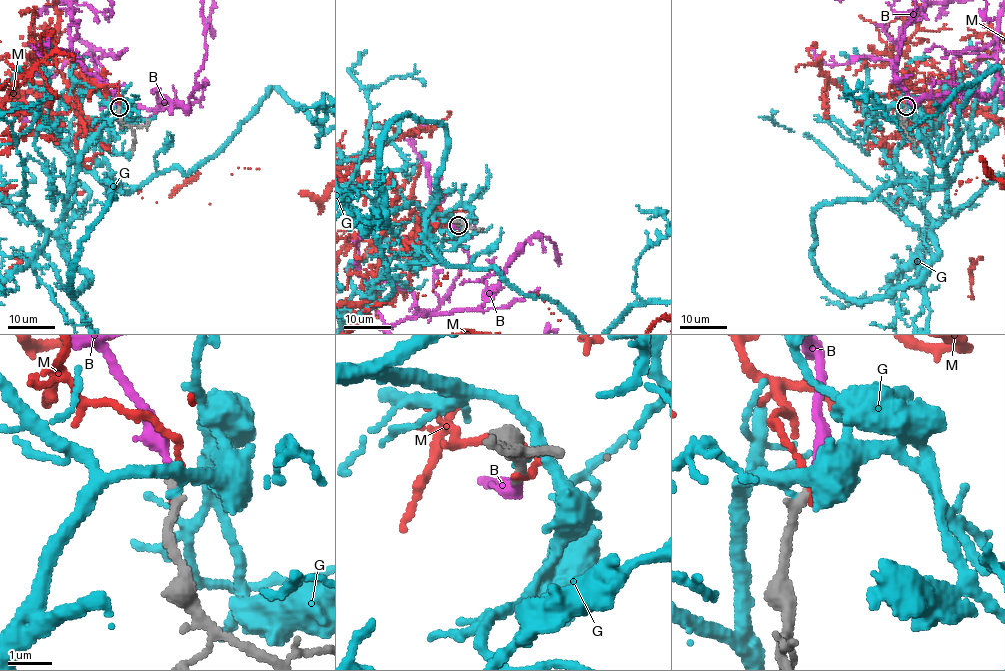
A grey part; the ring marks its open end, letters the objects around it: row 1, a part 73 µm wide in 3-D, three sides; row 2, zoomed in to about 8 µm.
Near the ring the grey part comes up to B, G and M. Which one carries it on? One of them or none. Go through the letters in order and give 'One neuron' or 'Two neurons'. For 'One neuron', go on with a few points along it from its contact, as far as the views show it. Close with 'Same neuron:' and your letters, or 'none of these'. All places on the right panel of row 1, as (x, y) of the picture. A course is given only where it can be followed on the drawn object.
B: One neuron
G: Two neurons
M: Two neurons
Same neuron: B

